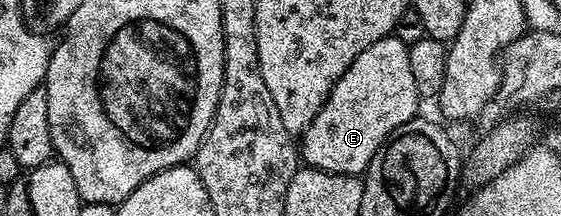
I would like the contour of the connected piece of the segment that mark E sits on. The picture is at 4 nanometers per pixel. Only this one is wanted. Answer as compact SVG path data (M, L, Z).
M391 34L382 41L374 41L374 45L362 49L362 53L354 57L354 65L342 73L318 117L314 117L299 136L298 155L307 166L335 175L363 176L374 153L378 153L394 129L417 118L419 111L416 110L422 97L414 86L410 70L409 44L396 38Z

